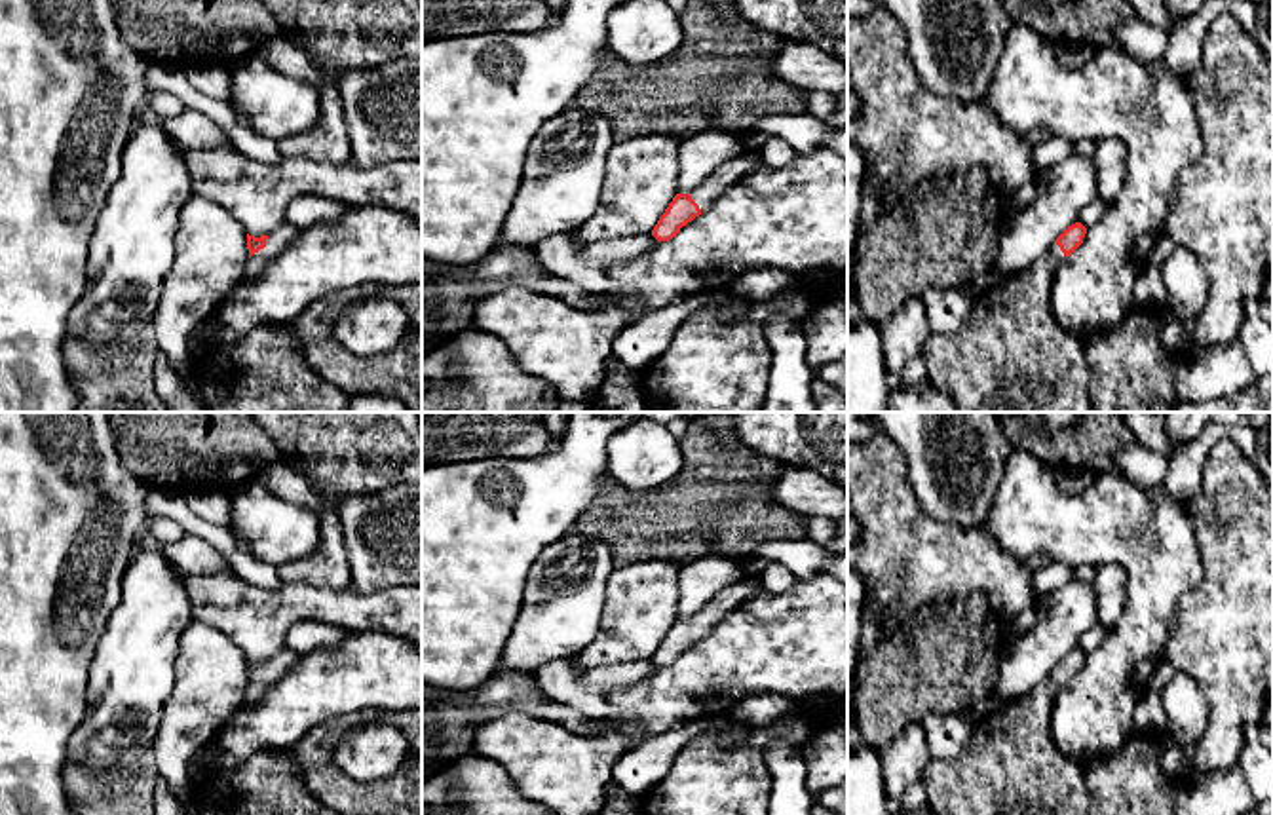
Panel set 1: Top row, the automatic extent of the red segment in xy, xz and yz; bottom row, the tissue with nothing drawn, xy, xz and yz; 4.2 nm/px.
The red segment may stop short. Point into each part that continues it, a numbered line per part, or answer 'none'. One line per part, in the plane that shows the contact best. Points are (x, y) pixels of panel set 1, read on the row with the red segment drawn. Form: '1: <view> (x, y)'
1: xy (280, 238)

